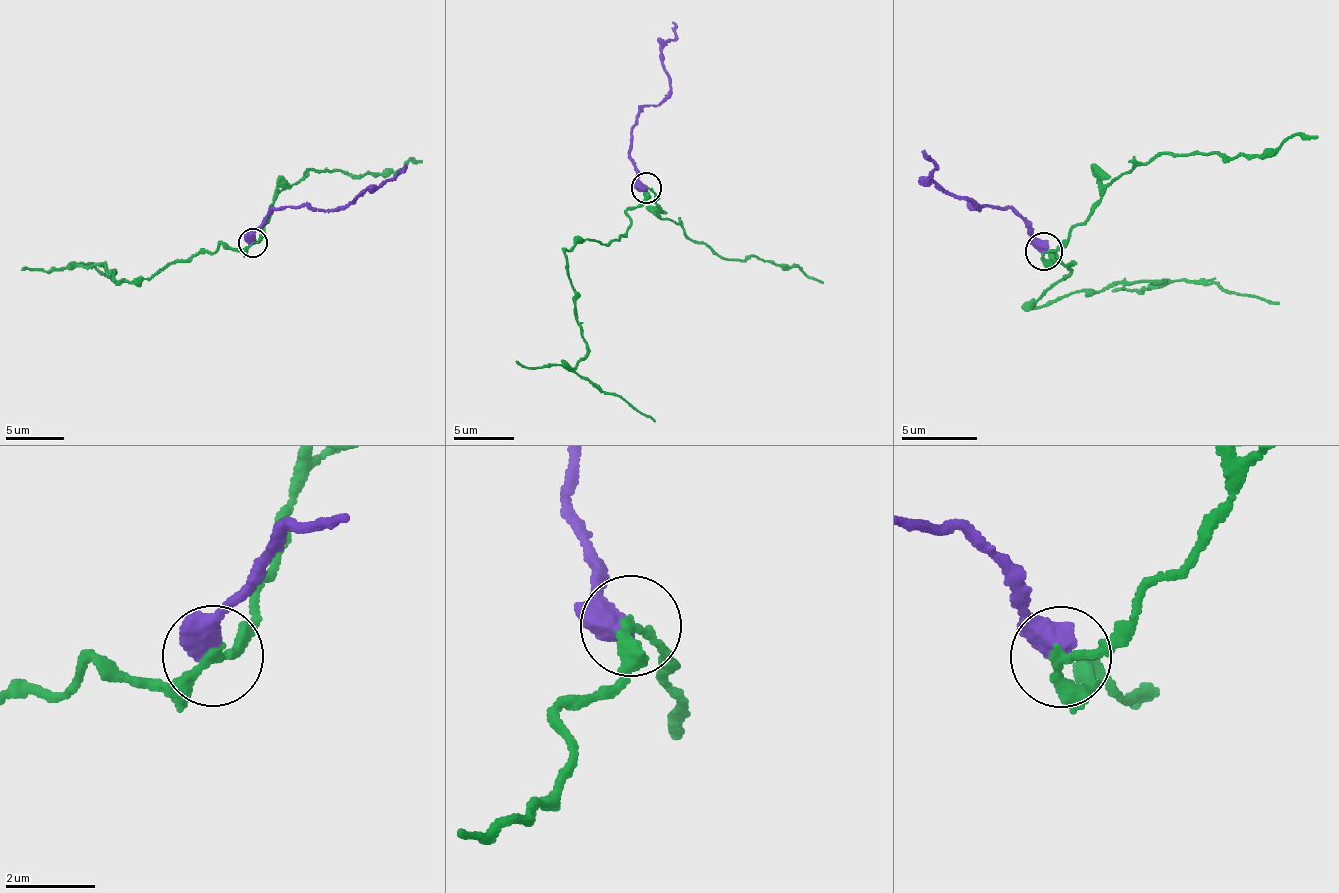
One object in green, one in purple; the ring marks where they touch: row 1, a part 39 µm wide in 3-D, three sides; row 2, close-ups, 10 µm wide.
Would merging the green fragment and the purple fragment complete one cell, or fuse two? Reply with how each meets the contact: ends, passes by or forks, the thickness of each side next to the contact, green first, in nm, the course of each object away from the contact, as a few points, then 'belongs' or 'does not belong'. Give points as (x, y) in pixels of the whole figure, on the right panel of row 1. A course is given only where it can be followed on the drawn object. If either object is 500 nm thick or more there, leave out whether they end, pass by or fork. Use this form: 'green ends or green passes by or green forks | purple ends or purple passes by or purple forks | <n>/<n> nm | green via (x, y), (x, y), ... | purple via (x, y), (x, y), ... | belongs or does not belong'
200/600 nm | green via (1042, 252), (1067, 265), (1071, 273), (1028, 300), (1034, 308), (1084, 290), (1176, 279), (1210, 279), (1279, 305) | purple via (1042, 252), (1009, 207), (972, 206), (979, 209), (974, 209), (971, 197), (934, 185), (936, 170), (925, 150) | does not belong

